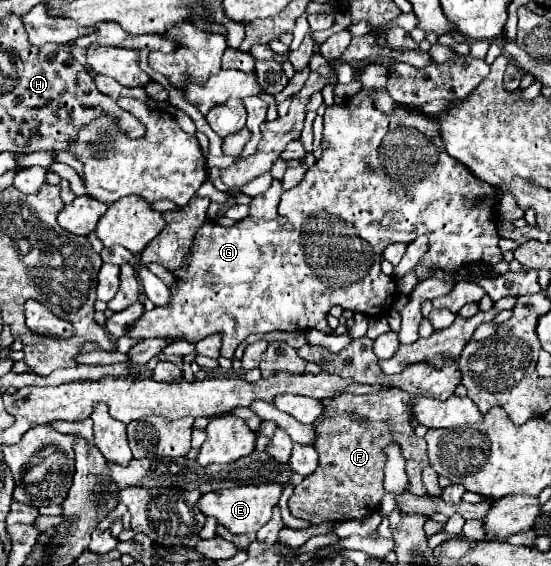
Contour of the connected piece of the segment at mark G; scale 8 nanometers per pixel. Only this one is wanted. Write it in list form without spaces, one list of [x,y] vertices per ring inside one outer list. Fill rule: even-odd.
[[[369,64],[361,74],[361,92],[325,110],[323,156],[307,170],[295,188],[281,196],[279,216],[275,220],[253,220],[247,216],[231,228],[205,222],[195,236],[187,266],[173,272],[179,286],[171,290],[171,306],[143,312],[143,316],[125,330],[125,336],[133,340],[163,338],[169,342],[187,340],[197,344],[205,336],[219,332],[223,336],[221,356],[233,358],[235,348],[249,334],[267,334],[273,330],[297,332],[307,328],[329,334],[331,328],[325,322],[325,314],[335,304],[345,310],[365,312],[367,316],[385,316],[397,296],[397,284],[381,272],[381,254],[387,244],[409,244],[419,234],[429,238],[429,252],[415,267],[418,282],[429,277],[432,266],[459,270],[473,262],[499,262],[501,236],[495,218],[499,188],[483,182],[447,154],[437,118],[401,106],[395,106],[391,114],[375,108],[373,94],[385,88],[387,78],[389,70],[385,66]]]

